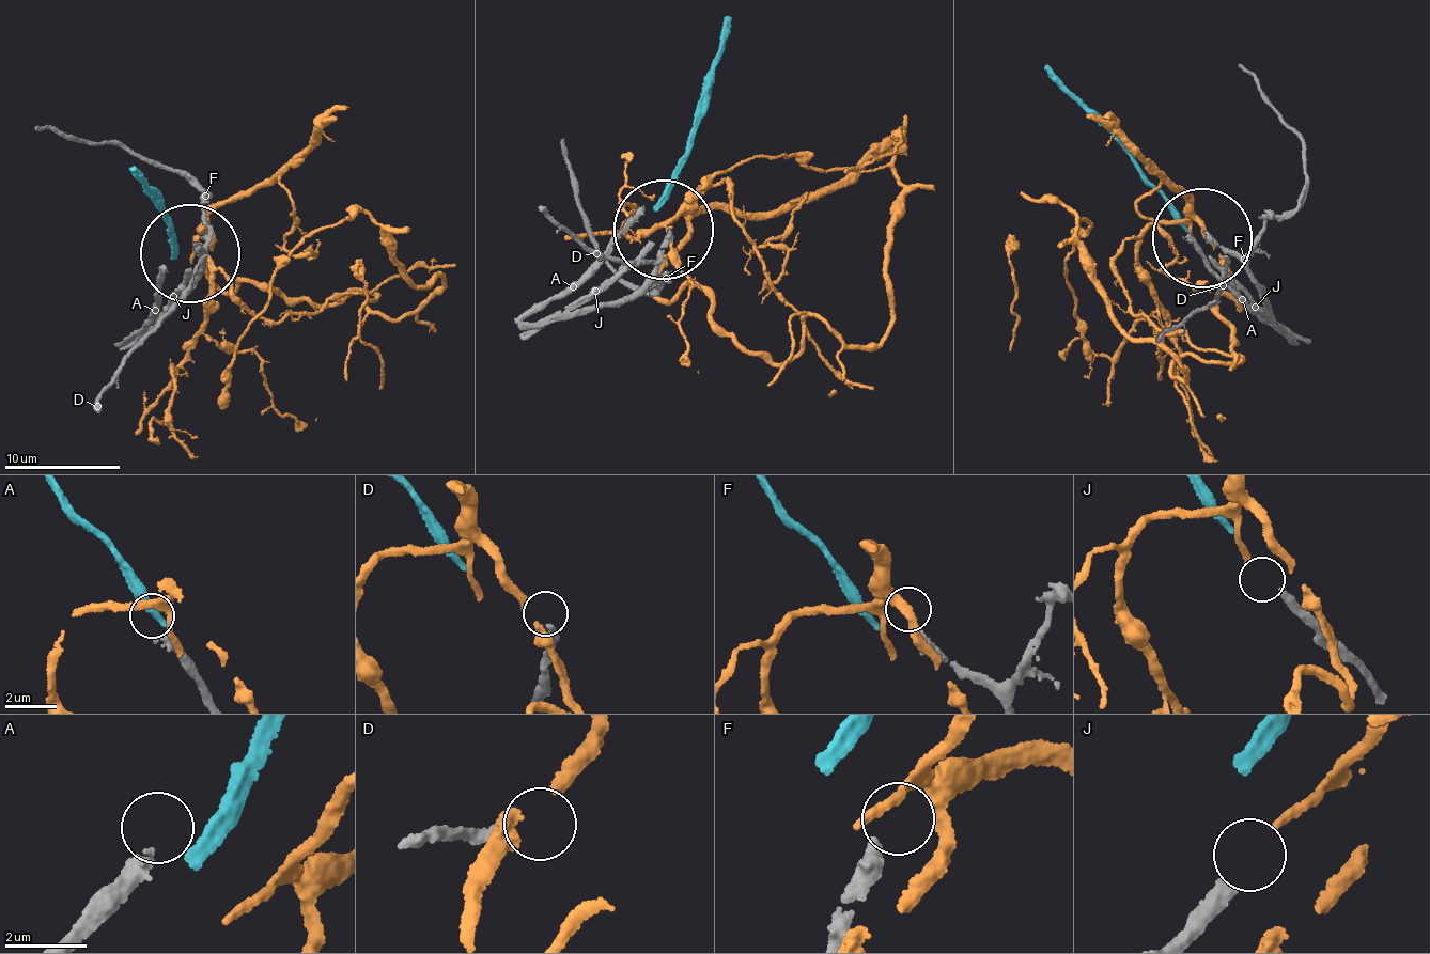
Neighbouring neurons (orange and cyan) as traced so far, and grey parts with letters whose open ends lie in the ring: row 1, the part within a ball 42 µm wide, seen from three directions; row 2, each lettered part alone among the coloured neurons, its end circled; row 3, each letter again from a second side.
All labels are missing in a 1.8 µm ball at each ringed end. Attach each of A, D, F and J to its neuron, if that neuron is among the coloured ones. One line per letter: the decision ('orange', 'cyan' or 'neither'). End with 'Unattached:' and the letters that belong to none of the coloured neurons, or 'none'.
A: neither
D: neither
F: neither
J: neither
Unattached: A, D, F, J

